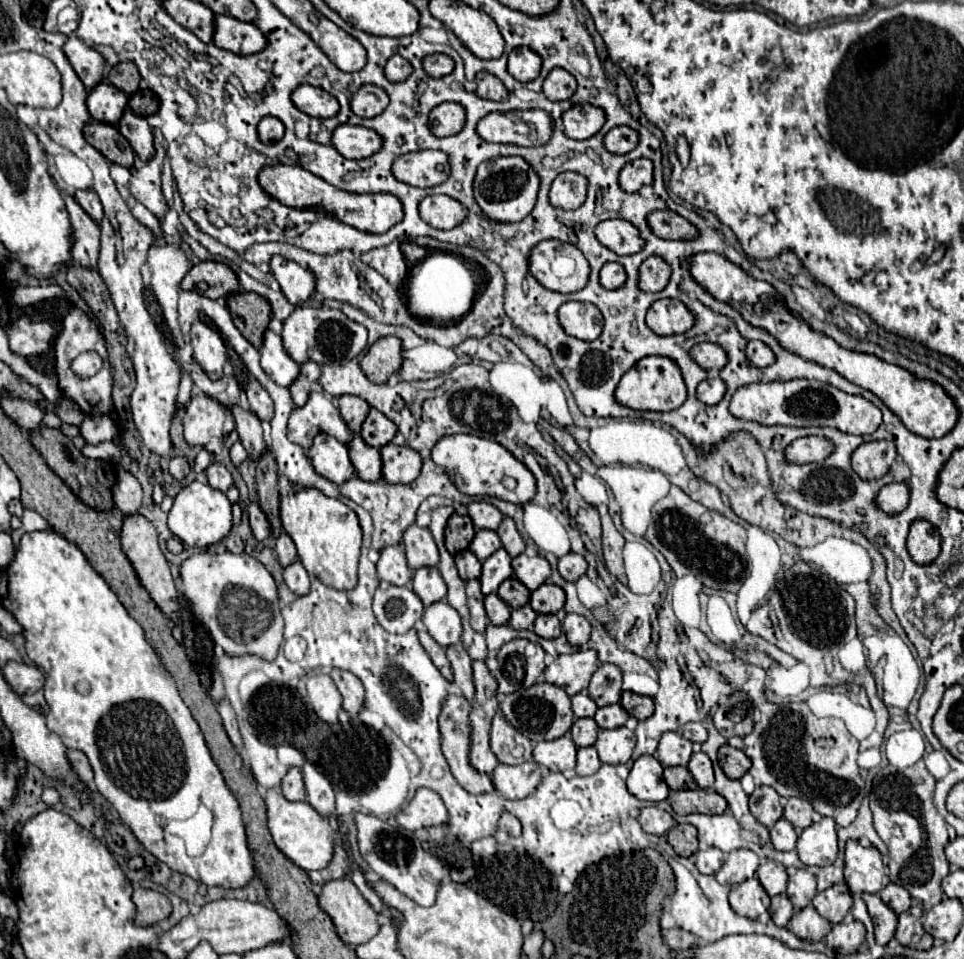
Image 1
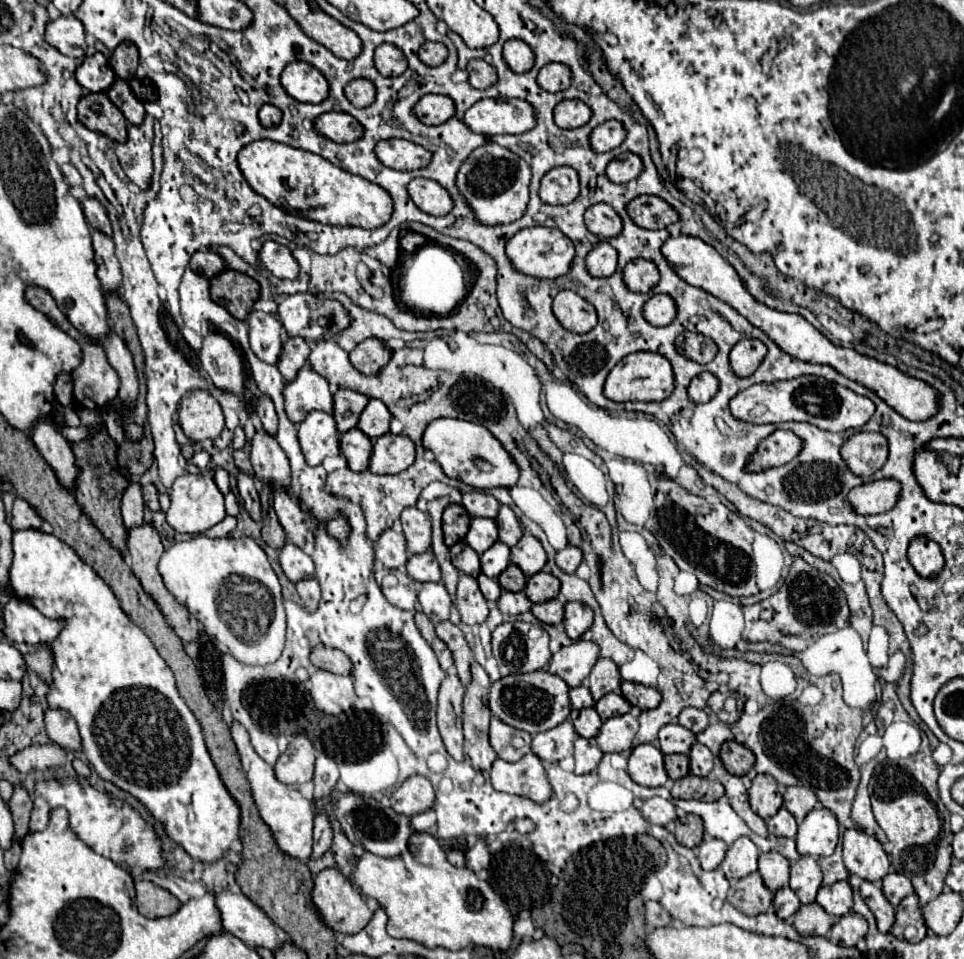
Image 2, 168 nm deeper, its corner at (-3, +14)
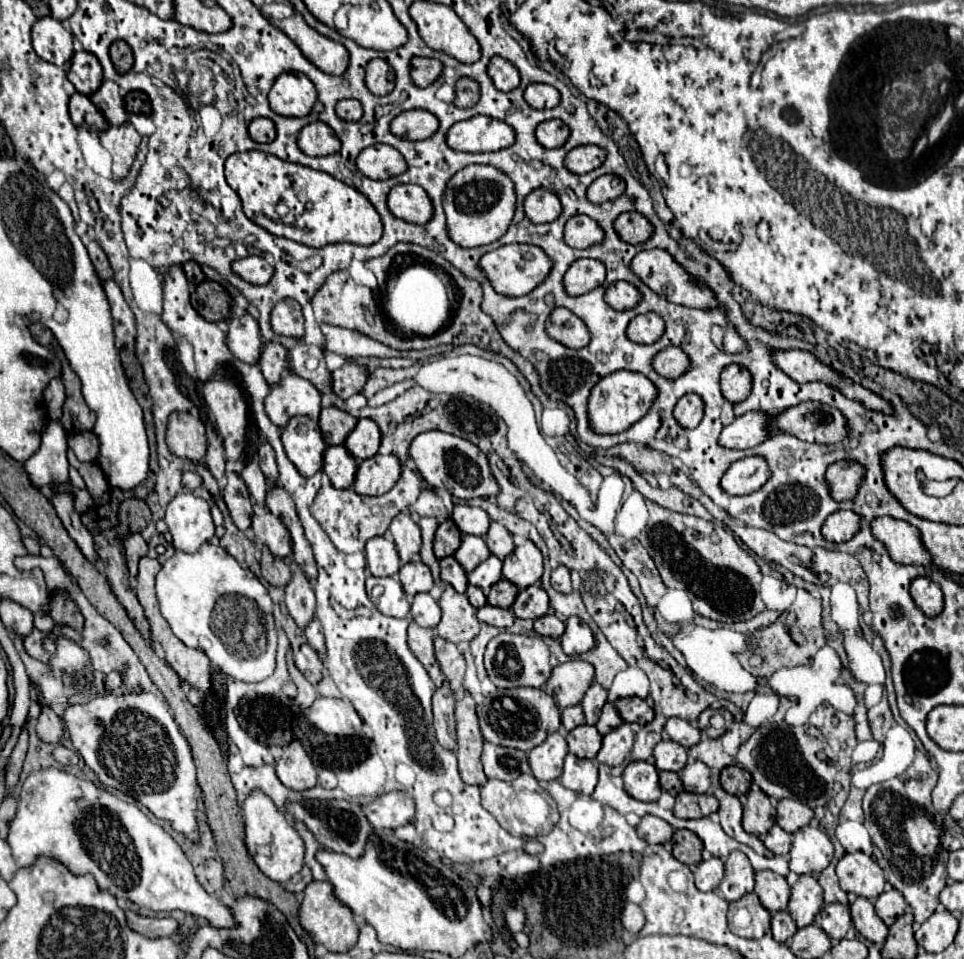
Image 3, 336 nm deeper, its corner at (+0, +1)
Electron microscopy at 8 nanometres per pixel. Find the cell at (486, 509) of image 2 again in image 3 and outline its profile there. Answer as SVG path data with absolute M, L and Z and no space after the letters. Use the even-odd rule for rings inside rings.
M466 504L454 506L452 520L456 522L456 526L460 528L462 534L484 536L490 526L490 516L486 510L476 508L476 506L466 506Z

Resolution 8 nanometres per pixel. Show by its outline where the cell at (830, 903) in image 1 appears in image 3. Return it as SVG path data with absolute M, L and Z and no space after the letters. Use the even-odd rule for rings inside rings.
M834 902L834 904L826 904L818 916L816 916L816 926L820 926L832 940L842 940L850 926L852 926L852 918L850 918L850 910L846 904Z

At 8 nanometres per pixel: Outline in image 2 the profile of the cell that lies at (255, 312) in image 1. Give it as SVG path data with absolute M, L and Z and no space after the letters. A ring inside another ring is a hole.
M223 269L211 279L211 297L233 317L245 319L259 297L259 283L245 273Z

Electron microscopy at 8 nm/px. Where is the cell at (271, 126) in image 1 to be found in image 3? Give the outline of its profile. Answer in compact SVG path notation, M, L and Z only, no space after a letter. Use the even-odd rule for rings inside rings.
M256 118L248 126L252 140L256 142L272 142L276 138L276 126L268 118Z

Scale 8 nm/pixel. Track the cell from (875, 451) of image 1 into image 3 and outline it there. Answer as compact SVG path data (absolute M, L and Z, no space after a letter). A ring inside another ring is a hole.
M840 460L828 466L826 480L832 492L832 498L852 500L858 494L860 484L864 482L866 468L856 460Z

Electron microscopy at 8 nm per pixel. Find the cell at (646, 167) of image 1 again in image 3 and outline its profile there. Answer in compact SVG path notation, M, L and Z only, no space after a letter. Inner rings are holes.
M604 174L600 178L596 178L588 190L588 198L594 204L602 204L606 200L616 200L618 196L622 196L626 190L626 182L624 178L616 176L616 174Z

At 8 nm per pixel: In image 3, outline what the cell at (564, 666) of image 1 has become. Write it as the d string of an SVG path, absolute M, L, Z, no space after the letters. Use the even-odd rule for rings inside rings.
M576 658L558 664L552 670L546 682L546 692L554 696L560 708L568 708L578 704L584 698L588 686L592 684L592 678L594 678L594 666L590 662Z

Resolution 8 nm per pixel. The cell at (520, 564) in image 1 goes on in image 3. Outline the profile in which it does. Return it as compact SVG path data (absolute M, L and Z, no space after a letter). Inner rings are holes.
M526 542L518 546L512 556L504 560L504 578L510 580L518 590L524 590L536 584L542 576L542 552L534 546L534 542Z

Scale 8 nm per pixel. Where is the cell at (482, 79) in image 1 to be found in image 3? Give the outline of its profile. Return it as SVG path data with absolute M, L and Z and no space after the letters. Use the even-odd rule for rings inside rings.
M460 78L456 82L456 100L454 104L458 108L470 108L478 102L480 98L480 84L472 78Z

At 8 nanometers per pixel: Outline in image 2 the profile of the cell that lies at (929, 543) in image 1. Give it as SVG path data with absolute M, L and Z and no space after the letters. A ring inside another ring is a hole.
M917 537L911 545L909 545L909 561L913 565L913 569L925 577L925 579L933 579L937 577L937 573L943 569L945 561L941 555L941 549L935 541L929 541L925 537Z

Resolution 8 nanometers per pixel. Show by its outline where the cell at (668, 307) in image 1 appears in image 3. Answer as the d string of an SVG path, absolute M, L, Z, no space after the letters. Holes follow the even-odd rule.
M656 312L636 316L628 326L628 338L638 344L654 344L664 334L664 320Z

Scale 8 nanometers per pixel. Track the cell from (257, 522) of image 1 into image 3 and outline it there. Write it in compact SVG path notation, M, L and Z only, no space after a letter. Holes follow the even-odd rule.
M234 472L226 474L226 478L228 484L224 488L224 502L230 510L234 524L240 530L248 530L252 526L252 504L250 504L250 494L246 490L246 484Z

